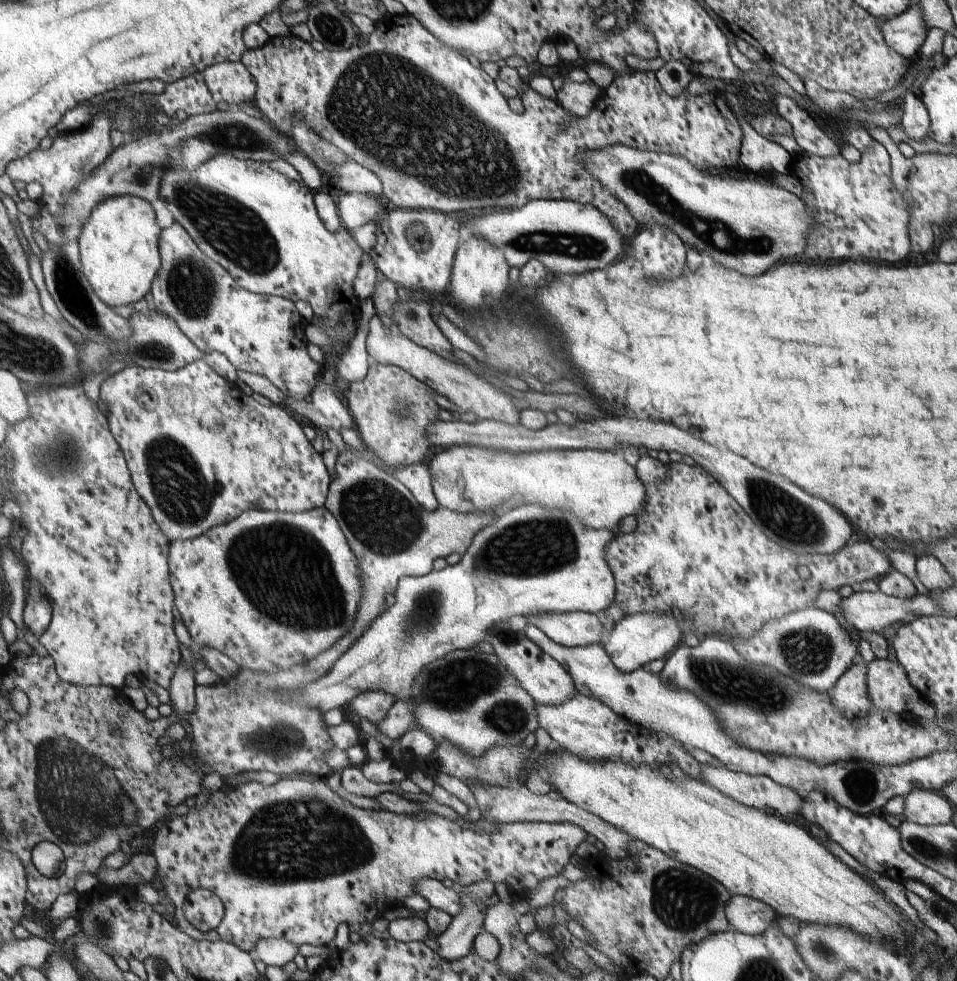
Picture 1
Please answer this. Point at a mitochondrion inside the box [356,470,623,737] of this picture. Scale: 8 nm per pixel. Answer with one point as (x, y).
(538, 547)

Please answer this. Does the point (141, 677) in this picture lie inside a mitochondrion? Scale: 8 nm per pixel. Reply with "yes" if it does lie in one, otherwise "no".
no

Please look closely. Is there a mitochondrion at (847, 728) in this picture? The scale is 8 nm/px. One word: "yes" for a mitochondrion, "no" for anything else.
no

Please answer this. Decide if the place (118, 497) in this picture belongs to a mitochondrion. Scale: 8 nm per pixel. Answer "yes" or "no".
no

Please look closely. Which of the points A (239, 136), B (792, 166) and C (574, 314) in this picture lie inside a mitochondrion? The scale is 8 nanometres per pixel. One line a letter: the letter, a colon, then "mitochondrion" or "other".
A: mitochondrion
B: other
C: other

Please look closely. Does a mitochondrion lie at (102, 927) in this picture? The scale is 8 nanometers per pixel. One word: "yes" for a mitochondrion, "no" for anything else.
no

